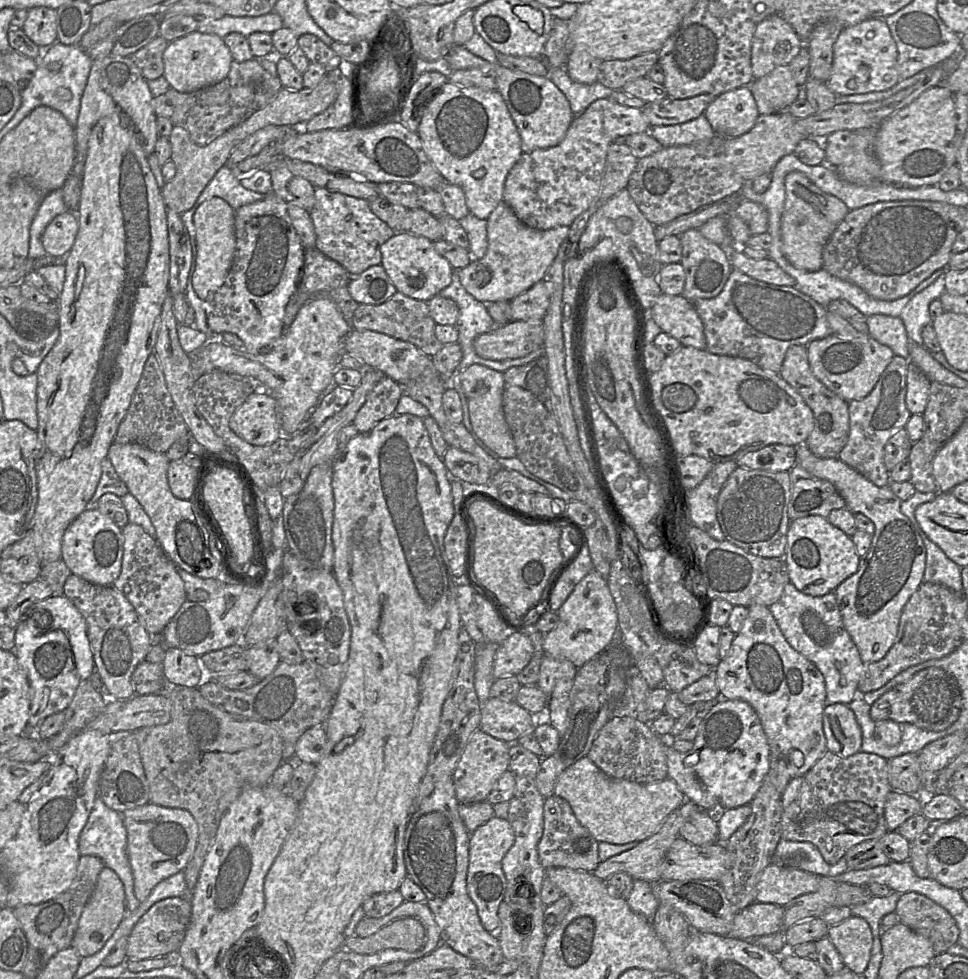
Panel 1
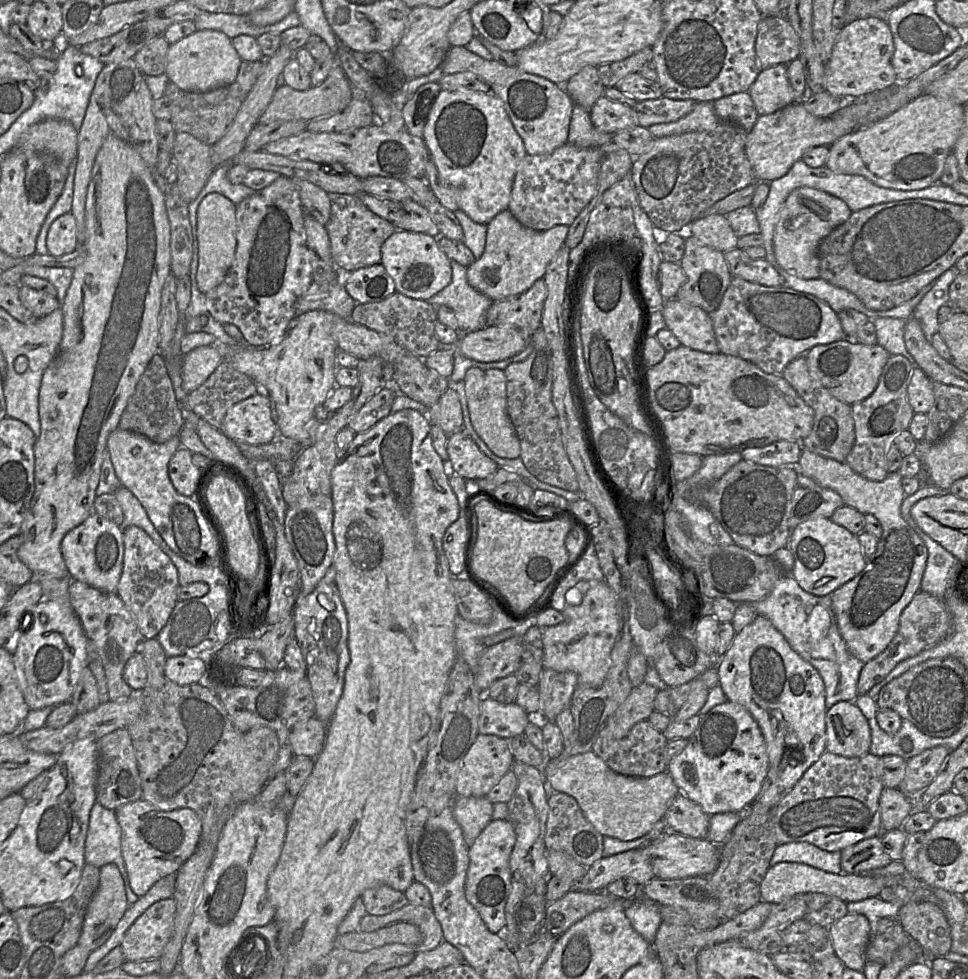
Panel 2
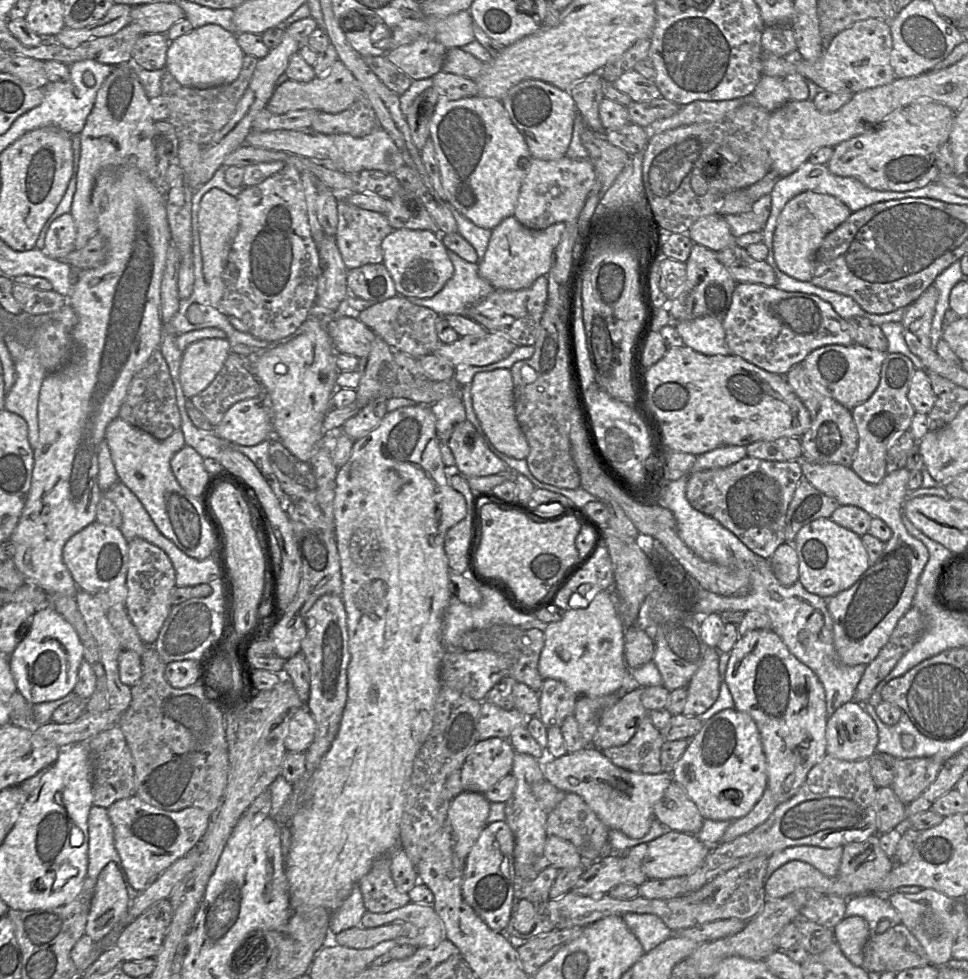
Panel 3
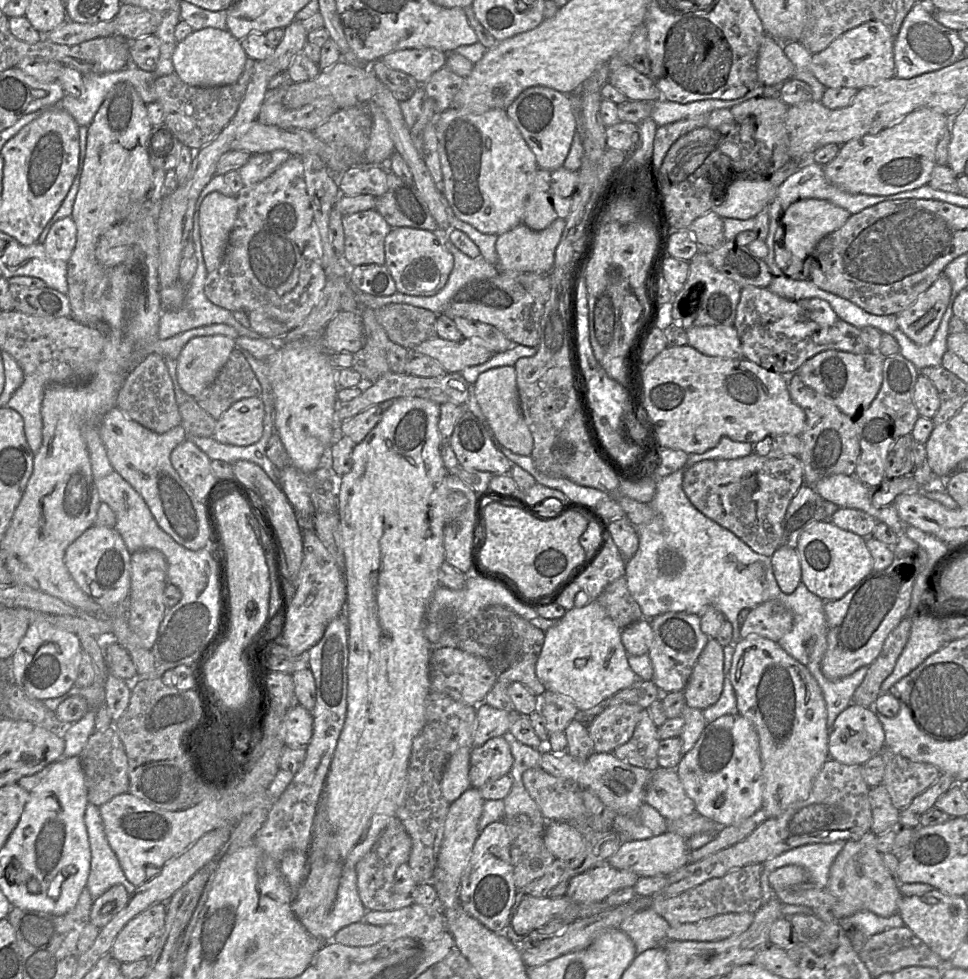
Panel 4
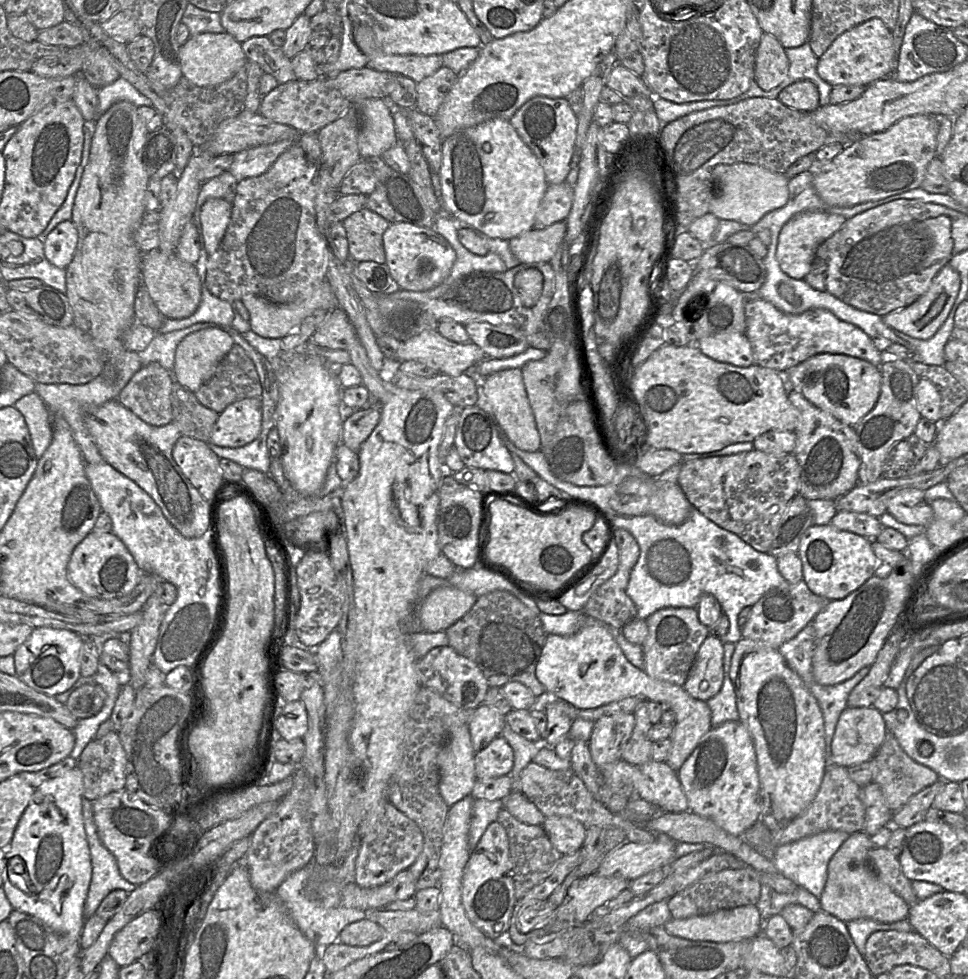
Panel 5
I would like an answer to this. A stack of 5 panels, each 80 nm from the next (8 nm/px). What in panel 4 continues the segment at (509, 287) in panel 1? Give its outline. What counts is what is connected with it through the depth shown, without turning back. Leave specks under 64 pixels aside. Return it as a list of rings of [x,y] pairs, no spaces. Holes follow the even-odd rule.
[[[557,219],[542,231],[534,231],[523,223],[499,235],[496,240],[498,263],[495,265],[500,272],[520,271],[534,273],[550,273],[554,268],[555,250],[565,229],[565,219]]]

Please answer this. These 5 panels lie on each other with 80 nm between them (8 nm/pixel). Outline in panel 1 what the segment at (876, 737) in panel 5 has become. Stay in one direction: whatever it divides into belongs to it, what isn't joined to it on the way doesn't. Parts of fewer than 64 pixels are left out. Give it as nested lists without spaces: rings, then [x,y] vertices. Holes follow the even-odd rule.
[[[834,703],[825,706],[823,730],[828,751],[843,757],[861,751],[861,727],[847,704]]]

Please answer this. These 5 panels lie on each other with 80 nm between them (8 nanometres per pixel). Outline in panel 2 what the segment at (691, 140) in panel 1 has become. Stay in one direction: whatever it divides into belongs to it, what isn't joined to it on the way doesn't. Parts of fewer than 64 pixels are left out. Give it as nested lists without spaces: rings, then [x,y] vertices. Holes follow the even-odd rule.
[[[697,102],[694,109],[677,121],[660,123],[648,129],[654,138],[680,135],[686,132],[713,130],[720,119],[717,117],[713,102]]]

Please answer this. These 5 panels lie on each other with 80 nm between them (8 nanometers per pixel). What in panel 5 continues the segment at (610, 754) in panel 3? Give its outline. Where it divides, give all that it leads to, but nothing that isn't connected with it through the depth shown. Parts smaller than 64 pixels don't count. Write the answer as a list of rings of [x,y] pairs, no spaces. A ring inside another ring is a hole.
[[[646,701],[641,702],[633,712],[635,725],[627,741],[621,759],[631,765],[640,766],[652,760],[652,744],[648,738],[648,731],[652,723],[648,717]]]

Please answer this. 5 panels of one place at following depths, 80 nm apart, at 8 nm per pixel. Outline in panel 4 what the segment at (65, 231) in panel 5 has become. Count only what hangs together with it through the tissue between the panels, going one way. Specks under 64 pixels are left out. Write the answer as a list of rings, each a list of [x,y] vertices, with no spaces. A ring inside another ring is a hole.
[[[71,217],[56,221],[44,240],[47,256],[54,261],[67,262],[76,243],[76,226]]]

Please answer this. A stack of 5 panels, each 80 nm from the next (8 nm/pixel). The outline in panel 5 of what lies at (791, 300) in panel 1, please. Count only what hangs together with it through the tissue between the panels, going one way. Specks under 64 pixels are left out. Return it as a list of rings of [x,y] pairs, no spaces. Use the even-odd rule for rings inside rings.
[[[756,294],[745,300],[746,329],[753,352],[754,364],[777,372],[785,372],[812,356],[822,353],[843,354],[859,358],[881,367],[887,357],[857,326],[838,319],[825,309],[811,309],[800,314],[787,314]]]

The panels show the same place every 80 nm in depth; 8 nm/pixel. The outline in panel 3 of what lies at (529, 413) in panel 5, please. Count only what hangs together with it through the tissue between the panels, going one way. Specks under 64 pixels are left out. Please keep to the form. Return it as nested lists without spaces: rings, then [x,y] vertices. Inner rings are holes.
[[[498,368],[478,372],[470,386],[473,409],[481,428],[492,445],[501,453],[514,459],[526,459],[529,443],[517,421],[514,407],[513,379],[510,369]]]

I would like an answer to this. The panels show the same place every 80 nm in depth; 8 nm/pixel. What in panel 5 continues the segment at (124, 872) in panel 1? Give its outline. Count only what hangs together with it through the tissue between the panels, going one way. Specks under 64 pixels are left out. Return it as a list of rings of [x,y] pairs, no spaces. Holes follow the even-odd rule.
[[[85,797],[82,800],[82,815],[92,865],[91,882],[83,908],[86,920],[95,914],[111,891],[121,889],[131,893],[137,886],[121,876],[115,857],[102,844],[93,818],[92,801]]]

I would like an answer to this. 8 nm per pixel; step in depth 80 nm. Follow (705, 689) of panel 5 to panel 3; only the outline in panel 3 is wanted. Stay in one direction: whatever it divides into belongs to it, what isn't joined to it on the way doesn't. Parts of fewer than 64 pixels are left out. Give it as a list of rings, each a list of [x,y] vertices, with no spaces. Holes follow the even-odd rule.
[[[708,647],[700,667],[686,687],[687,698],[682,714],[698,716],[717,700],[720,689],[719,658],[717,648]]]

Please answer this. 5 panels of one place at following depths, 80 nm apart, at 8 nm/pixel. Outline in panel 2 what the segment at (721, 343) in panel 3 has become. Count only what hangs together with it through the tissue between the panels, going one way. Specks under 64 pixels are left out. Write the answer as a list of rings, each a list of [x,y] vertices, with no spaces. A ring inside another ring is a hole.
[[[677,298],[666,300],[661,310],[666,328],[678,338],[681,345],[704,353],[719,353],[709,313]]]

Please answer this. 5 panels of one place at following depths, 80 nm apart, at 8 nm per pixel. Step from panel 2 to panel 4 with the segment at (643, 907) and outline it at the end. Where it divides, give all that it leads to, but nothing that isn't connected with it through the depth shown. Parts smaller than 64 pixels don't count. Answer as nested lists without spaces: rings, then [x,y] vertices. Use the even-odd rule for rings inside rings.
[[[651,908],[637,912],[620,926],[633,941],[637,955],[662,945],[669,928],[668,922]]]

